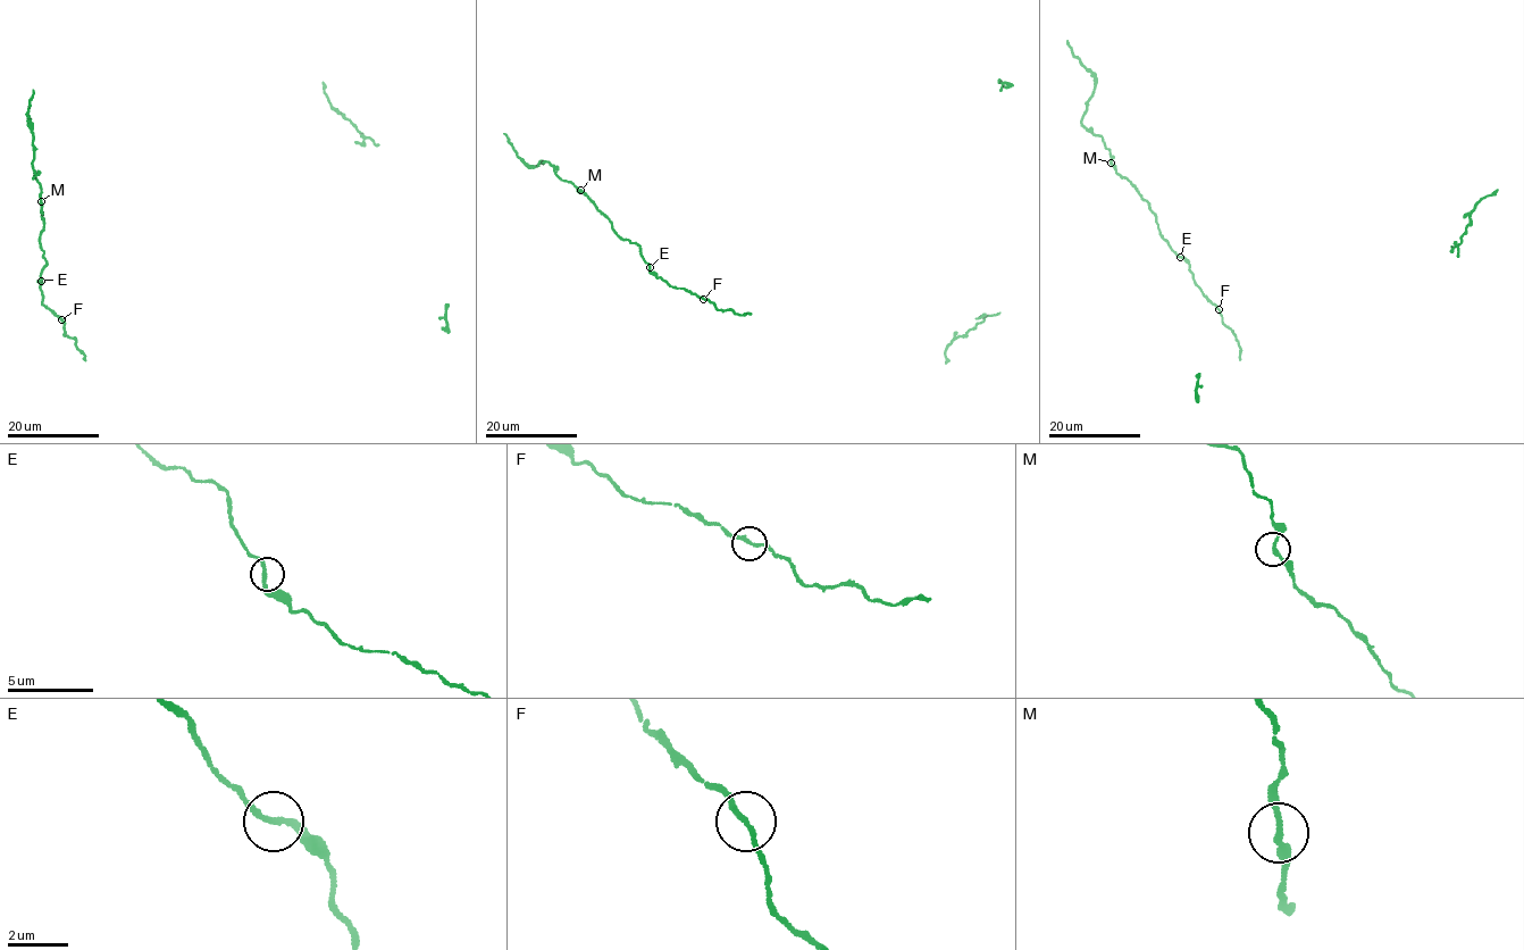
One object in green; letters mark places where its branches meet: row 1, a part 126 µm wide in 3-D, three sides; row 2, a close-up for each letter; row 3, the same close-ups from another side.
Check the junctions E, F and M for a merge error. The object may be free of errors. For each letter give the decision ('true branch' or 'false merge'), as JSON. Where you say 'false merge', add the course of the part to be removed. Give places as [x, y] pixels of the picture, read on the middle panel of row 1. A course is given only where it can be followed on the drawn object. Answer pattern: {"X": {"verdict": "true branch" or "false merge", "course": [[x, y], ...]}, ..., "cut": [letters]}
{"E": {"verdict": "true branch"}, "F": {"verdict": "true branch"}, "M": {"verdict": "true branch"}, "cut": []}

